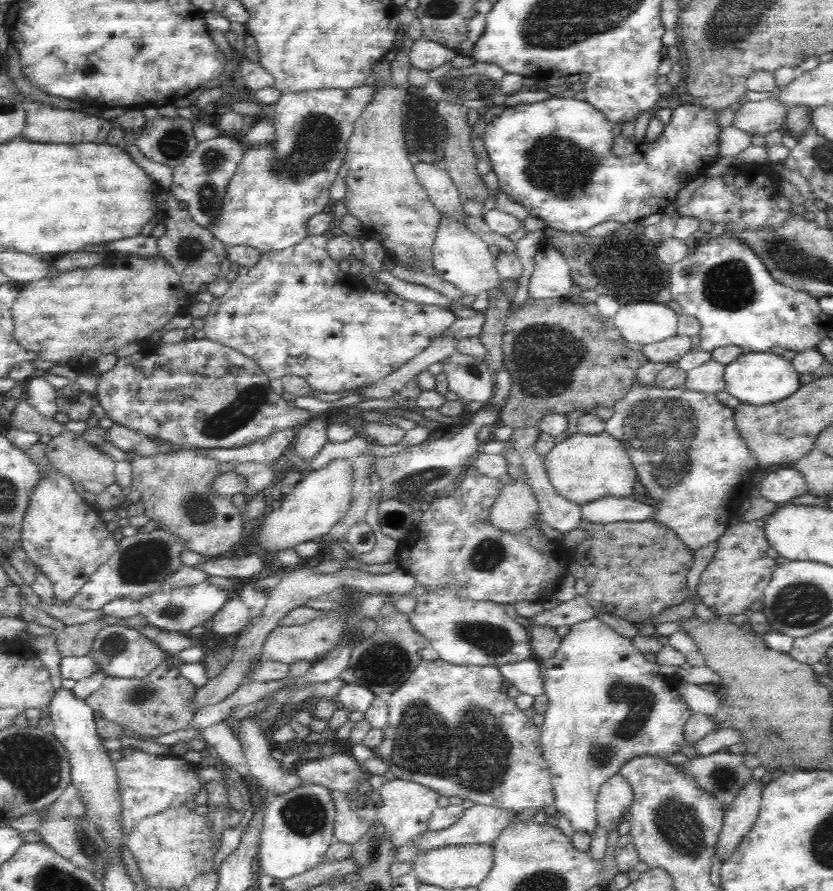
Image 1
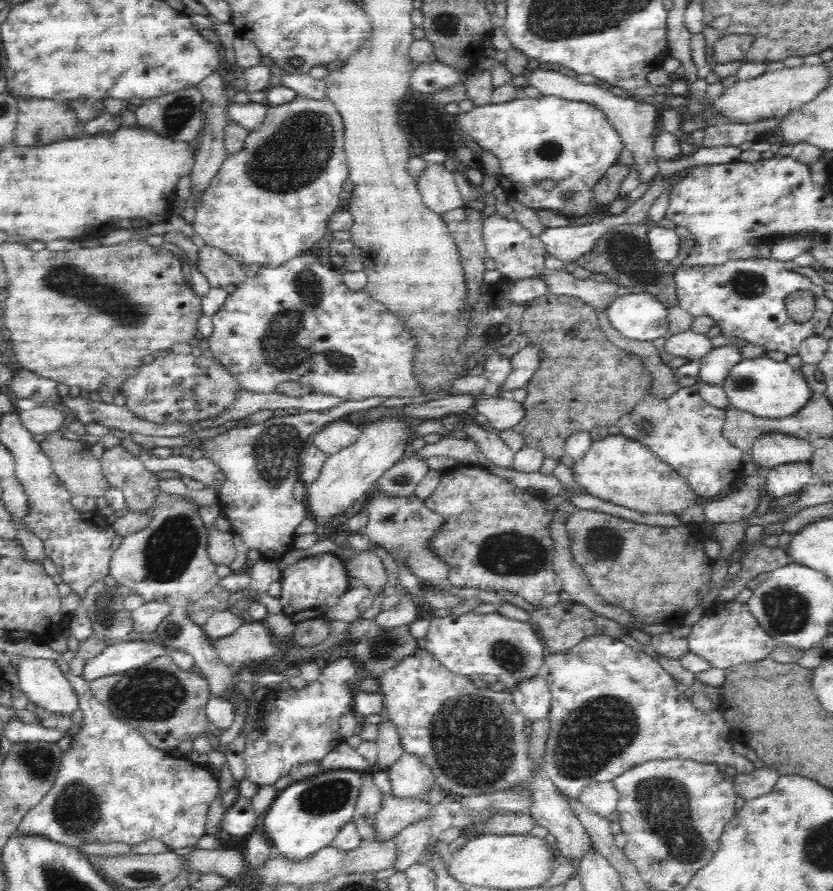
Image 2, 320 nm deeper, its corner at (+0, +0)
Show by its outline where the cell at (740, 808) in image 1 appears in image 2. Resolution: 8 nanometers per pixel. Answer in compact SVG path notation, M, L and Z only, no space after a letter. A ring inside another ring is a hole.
M758 765L754 774L737 776L733 788L738 797L751 800L770 794L779 778L780 772L776 771L776 768Z

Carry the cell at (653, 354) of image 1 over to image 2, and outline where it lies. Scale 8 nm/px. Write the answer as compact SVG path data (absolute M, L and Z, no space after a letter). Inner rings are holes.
M693 331L680 332L667 336L661 351L678 358L686 358L693 362L704 359L714 346L707 335Z

